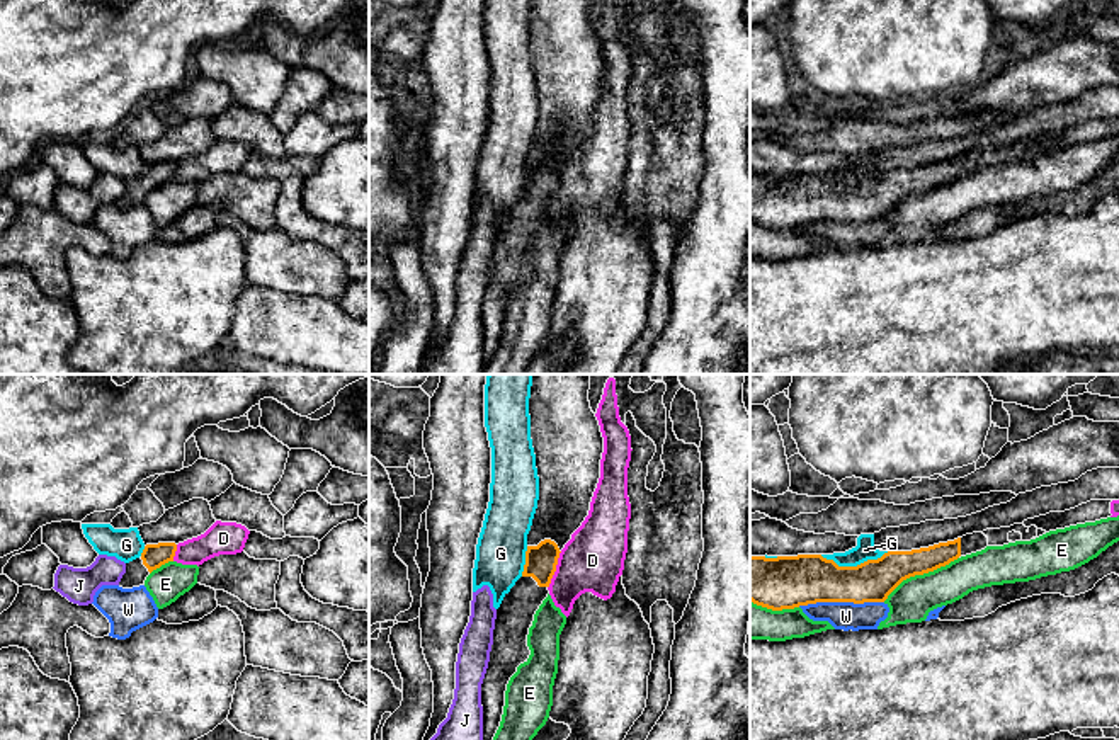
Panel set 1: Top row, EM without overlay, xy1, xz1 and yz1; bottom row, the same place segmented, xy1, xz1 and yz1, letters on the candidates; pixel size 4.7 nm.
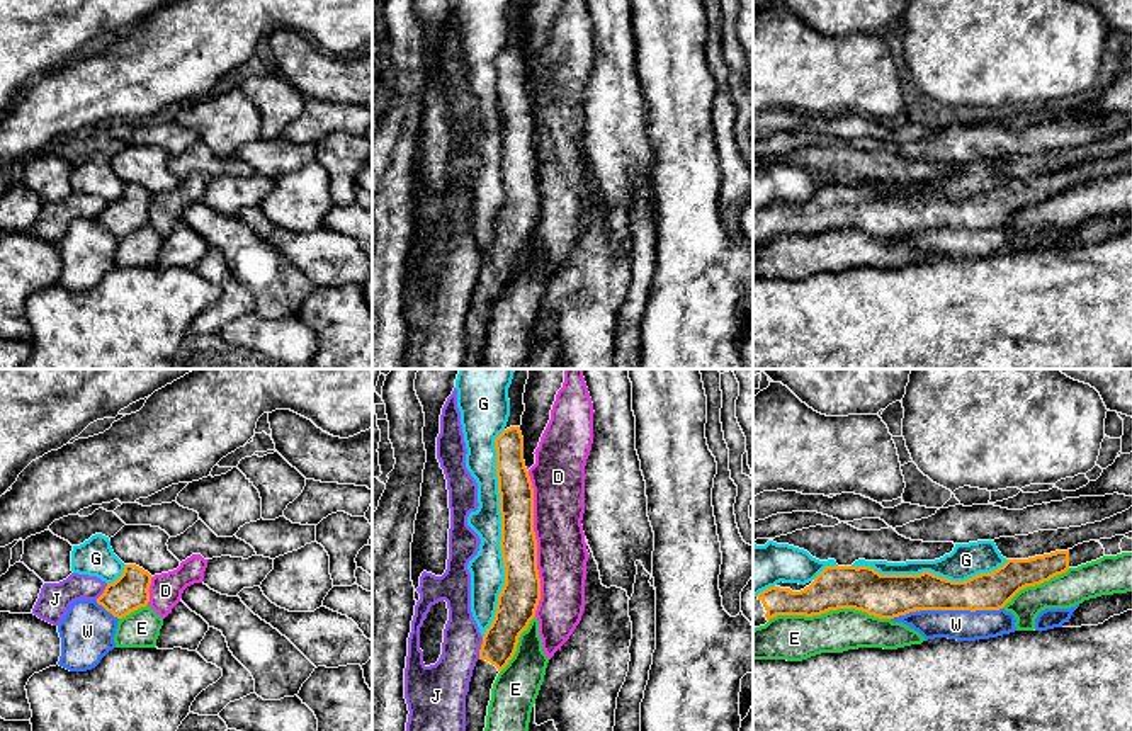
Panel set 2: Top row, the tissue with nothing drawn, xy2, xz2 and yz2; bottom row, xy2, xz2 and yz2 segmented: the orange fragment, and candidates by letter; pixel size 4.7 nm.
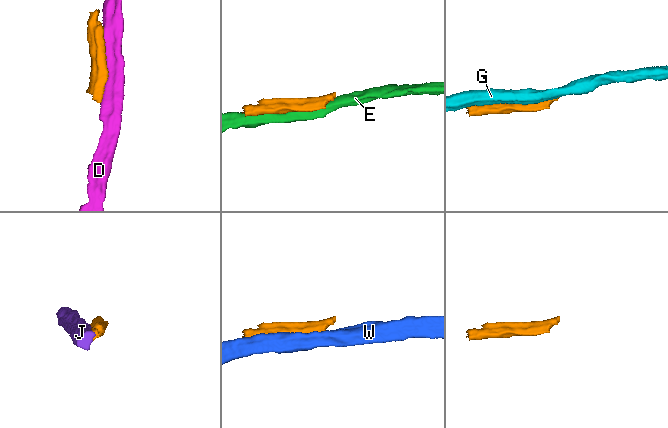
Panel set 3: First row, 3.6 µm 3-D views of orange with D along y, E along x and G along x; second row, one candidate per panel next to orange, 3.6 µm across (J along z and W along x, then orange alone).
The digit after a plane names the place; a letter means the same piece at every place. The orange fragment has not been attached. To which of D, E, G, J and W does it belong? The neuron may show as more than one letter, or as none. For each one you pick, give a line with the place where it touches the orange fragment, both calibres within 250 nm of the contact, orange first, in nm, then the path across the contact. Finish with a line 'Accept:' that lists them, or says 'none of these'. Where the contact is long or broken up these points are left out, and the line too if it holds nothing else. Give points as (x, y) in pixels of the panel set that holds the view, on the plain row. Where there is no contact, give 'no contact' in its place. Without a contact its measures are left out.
Accept: none of these

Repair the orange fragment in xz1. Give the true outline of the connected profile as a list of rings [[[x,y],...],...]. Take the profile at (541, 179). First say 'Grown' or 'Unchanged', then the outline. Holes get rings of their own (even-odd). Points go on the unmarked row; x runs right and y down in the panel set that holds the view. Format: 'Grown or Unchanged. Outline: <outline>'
Grown. Outline: [[[551,158],[527,165],[522,196],[497,228],[490,281],[481,303],[485,364],[493,359],[500,345],[510,296],[531,274],[529,247],[549,213],[548,206],[556,191],[560,172],[558,163]]]

